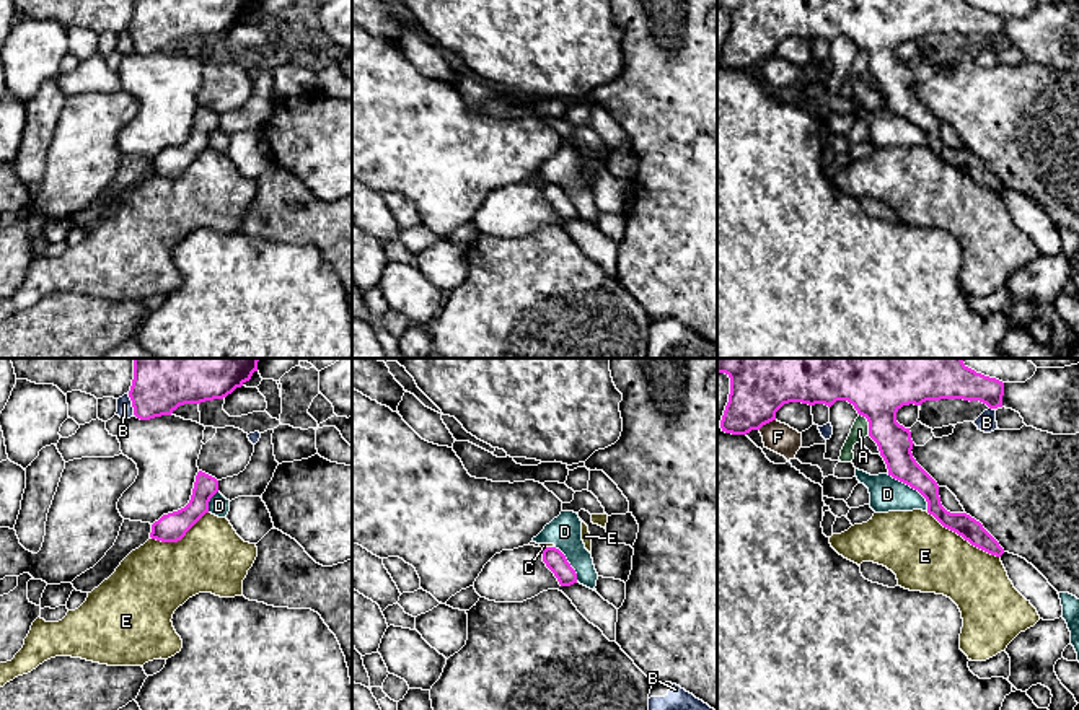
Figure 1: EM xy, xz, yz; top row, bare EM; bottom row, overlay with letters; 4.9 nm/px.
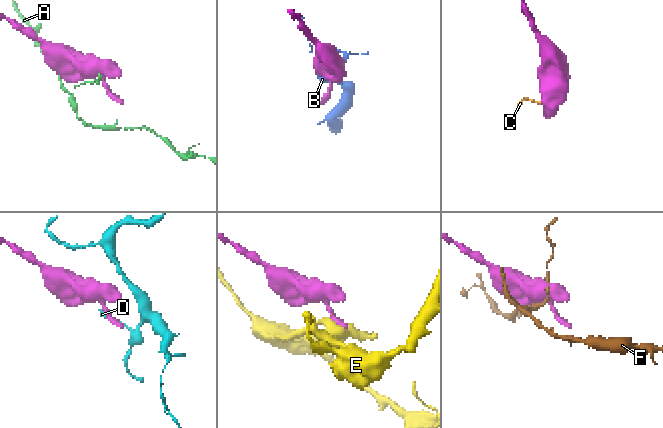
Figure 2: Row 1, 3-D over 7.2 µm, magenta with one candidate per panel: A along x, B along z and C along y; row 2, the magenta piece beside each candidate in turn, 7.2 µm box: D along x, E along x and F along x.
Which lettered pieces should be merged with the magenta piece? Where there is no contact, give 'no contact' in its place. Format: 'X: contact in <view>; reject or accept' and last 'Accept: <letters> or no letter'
A: contact in yz; reject
B: contact in xy; reject
C: contact in xz; reject
D: contact in yz; reject
E: contact in yz; reject
F: contact in yz; reject
Accept: no letter

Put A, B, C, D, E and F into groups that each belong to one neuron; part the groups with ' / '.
A / B / C D / E / F

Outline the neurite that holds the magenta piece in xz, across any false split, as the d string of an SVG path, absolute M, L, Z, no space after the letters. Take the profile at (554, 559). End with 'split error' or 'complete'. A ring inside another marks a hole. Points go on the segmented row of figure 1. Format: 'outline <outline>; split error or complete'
outline M556 547L543 549L543 562L554 573L561 586L577 583L577 573L567 562L566 555Z; complete

